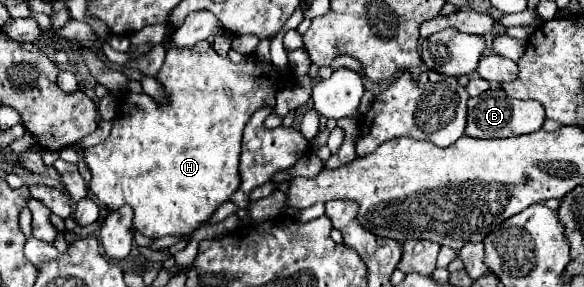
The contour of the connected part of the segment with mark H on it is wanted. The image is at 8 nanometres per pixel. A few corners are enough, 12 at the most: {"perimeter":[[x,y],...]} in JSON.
{"perimeter":[[168,48],[168,104],[128,92],[88,188],[190,240],[238,190],[244,126],[284,80]]}

